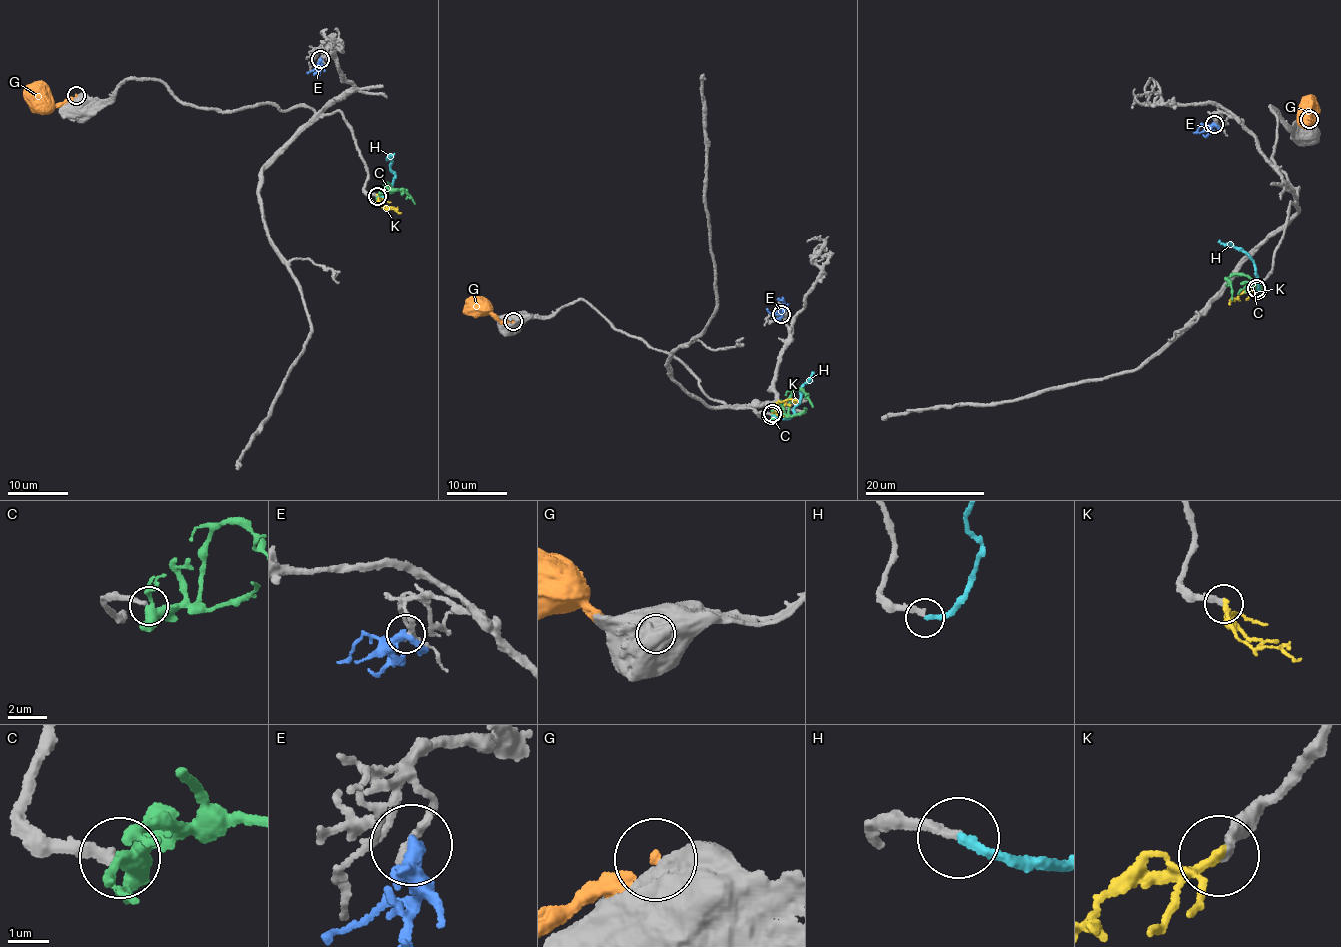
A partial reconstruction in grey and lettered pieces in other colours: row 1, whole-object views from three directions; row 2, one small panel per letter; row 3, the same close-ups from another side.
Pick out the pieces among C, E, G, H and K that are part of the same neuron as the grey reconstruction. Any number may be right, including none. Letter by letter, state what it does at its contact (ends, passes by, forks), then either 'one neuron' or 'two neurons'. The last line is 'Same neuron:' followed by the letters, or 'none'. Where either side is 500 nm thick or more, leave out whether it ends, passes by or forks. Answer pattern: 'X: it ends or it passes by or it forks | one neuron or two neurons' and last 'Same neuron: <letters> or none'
C: it forks | two neurons
E: it passes by | two neurons
G: two neurons
H: it ends | one neuron
K: it forks | two neurons
Same neuron: H

